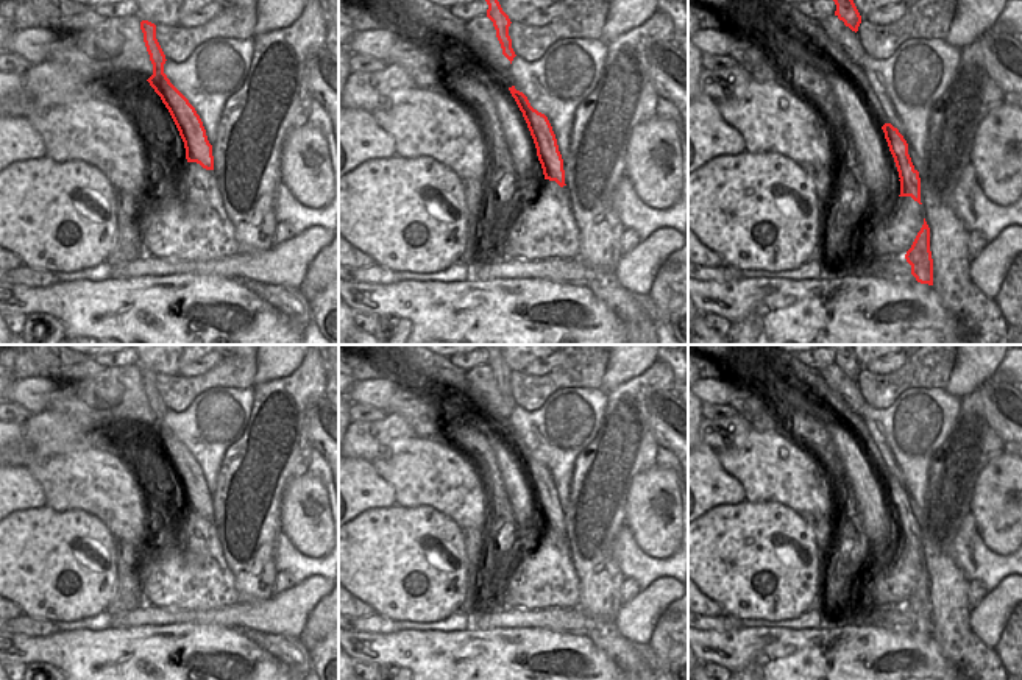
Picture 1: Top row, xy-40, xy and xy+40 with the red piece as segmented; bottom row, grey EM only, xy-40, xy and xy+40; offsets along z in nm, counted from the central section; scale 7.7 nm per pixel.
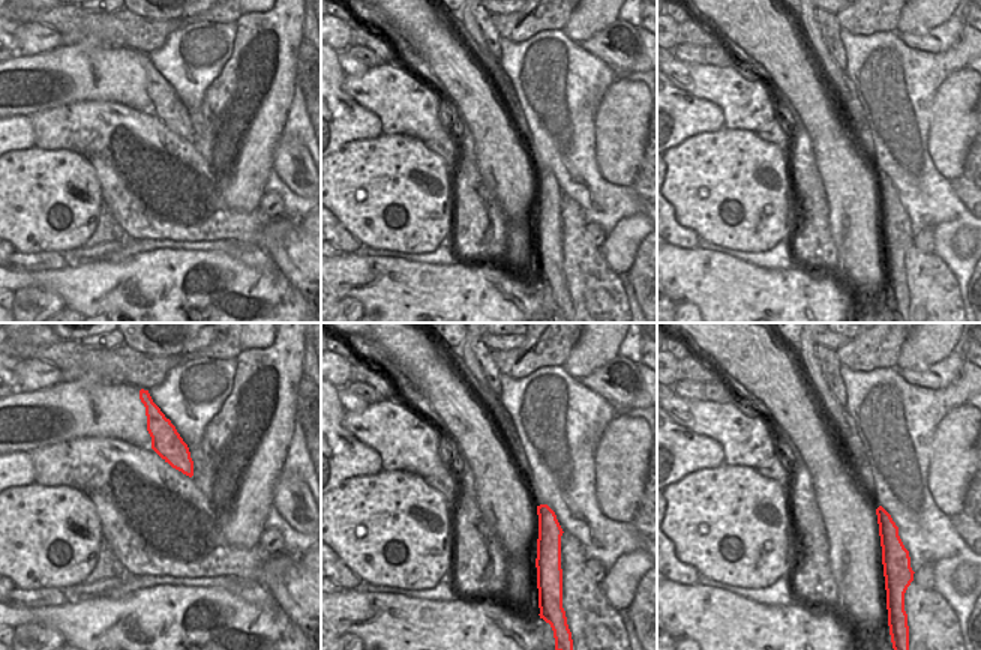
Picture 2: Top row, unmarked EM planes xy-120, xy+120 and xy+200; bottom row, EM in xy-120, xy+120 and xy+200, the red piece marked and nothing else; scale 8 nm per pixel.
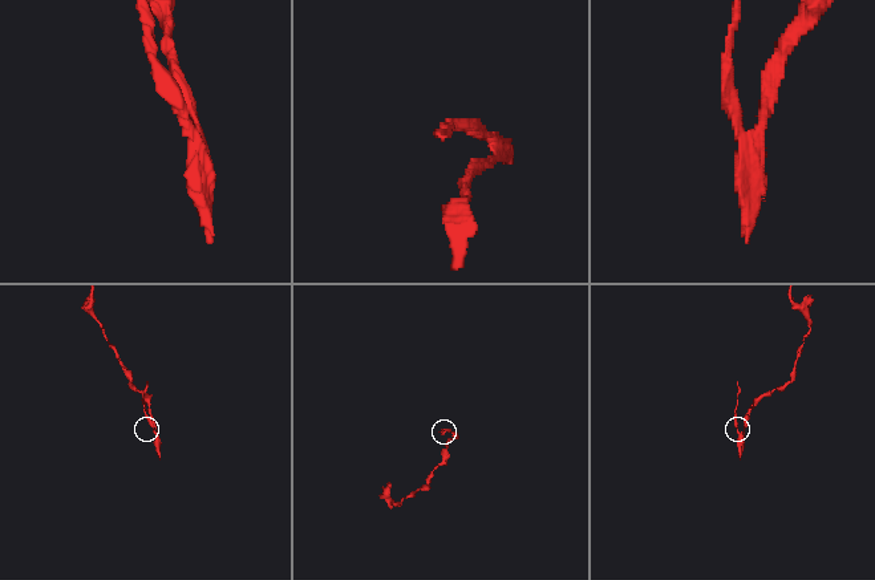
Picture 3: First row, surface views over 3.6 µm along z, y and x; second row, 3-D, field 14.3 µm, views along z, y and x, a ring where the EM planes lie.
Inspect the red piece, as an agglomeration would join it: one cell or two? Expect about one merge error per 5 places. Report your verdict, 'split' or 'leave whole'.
split

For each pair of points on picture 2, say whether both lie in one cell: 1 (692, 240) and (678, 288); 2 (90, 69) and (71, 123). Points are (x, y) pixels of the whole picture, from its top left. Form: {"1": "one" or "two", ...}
{"1": "two", "2": "two"}

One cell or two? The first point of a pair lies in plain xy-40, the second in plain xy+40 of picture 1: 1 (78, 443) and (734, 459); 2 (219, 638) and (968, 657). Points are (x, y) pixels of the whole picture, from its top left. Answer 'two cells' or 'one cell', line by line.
1: two cells
2: two cells

